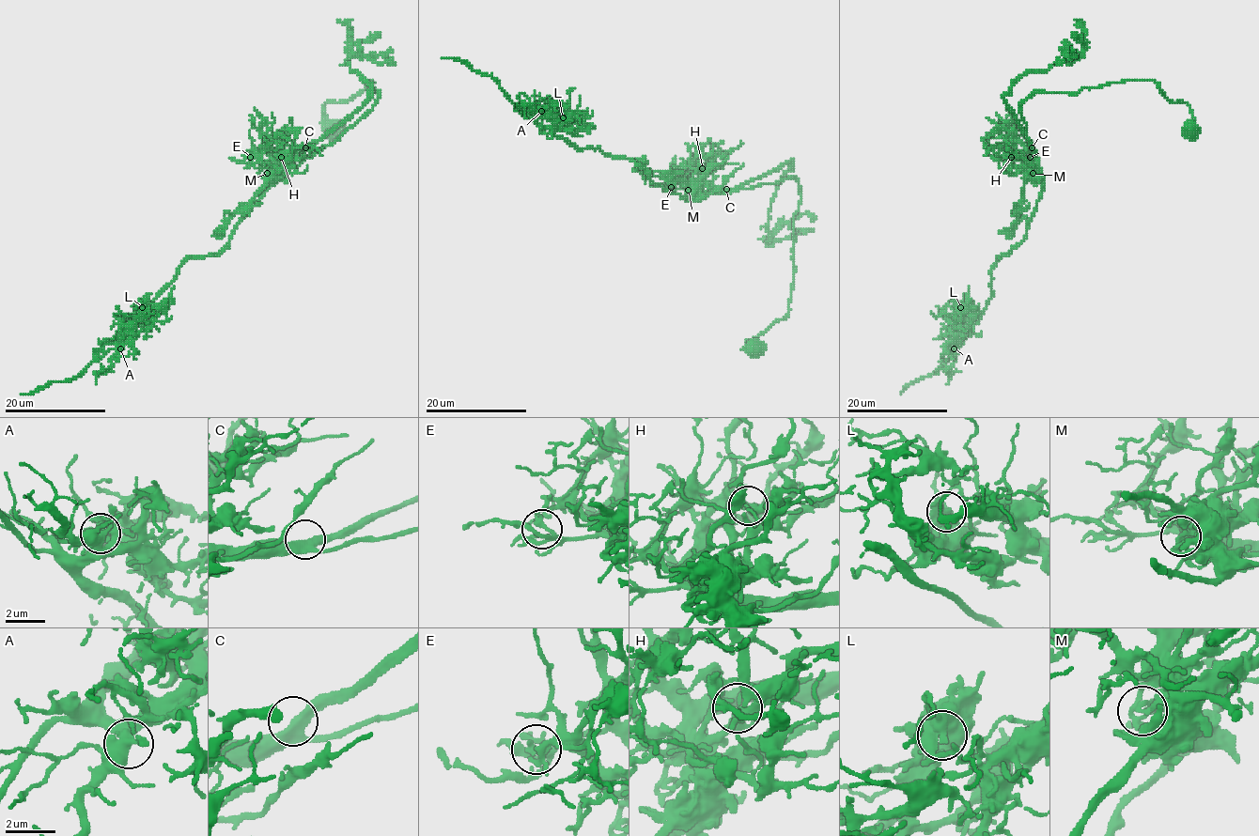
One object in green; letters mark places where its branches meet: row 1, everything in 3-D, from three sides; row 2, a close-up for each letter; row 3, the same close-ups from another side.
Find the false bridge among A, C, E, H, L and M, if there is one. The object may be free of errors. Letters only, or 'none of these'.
M

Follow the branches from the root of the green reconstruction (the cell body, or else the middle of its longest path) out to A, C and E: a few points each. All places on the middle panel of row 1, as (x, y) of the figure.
A: (757, 348), (745, 344), (789, 314), (799, 183), (683, 199), (632, 161), (555, 136), (536, 121), (541, 111)
C: (757, 348), (748, 350), (745, 344), (789, 314), (800, 187), (784, 178), (726, 189)
E: (757, 348), (748, 350), (745, 344), (789, 314), (799, 183), (784, 178), (735, 192), (671, 187)

